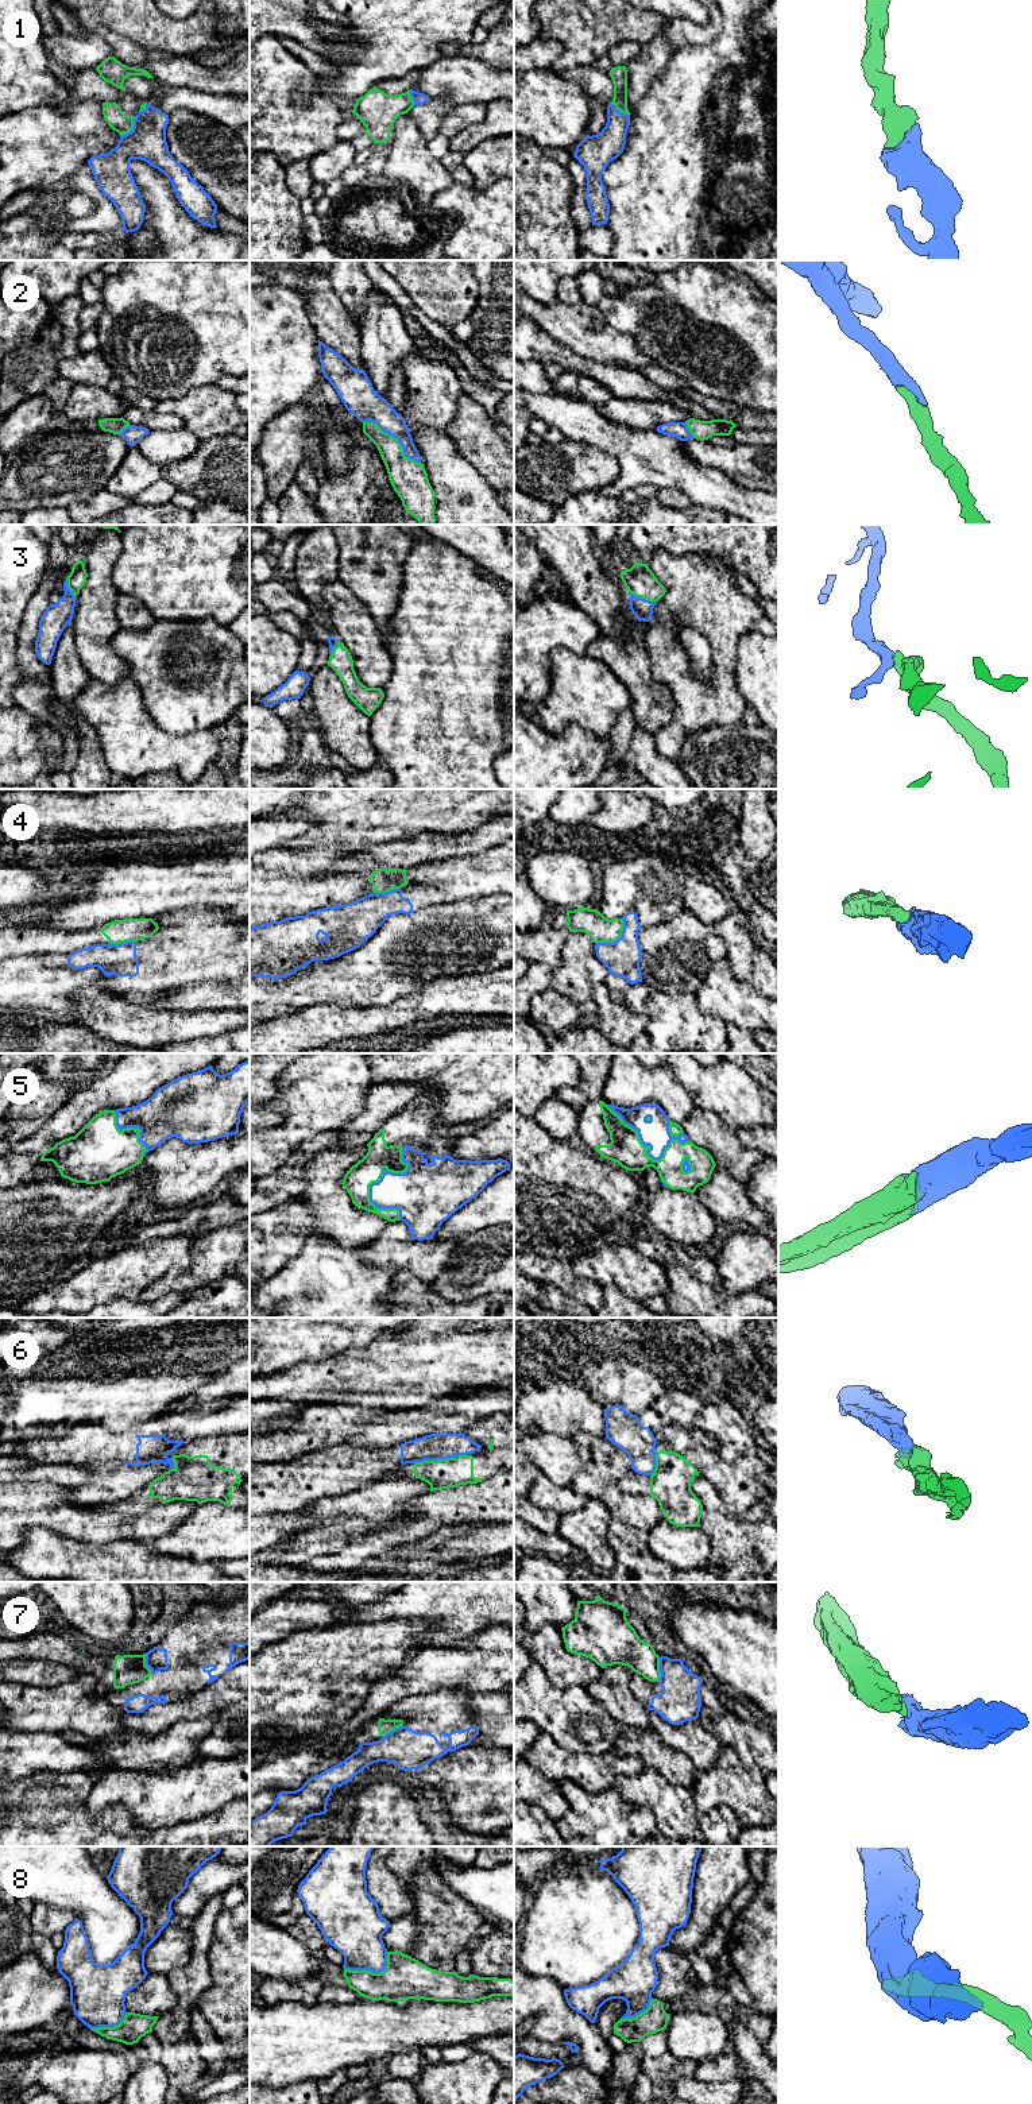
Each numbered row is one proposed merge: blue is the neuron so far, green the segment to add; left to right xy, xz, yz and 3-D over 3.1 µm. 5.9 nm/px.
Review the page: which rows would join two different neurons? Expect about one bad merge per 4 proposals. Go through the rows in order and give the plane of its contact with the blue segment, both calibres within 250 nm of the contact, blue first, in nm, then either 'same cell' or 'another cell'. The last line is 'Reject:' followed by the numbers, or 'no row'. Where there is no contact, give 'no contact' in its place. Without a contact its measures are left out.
1: meets blue in xy; 220 nm thick on the blue side, 120 nm on the other; same cell
2: meets blue in xz; 190 nm thick on the blue side, 200 nm on the other; same cell
3: meets blue in yz; 120 nm thick on the blue side, 180 nm on the other; same cell
4: meets blue in yz; 220 nm thick on the blue side, 160 nm on the other; another cell
5: meets blue in yz; 160 nm thick on the blue side, 200 nm on the other; same cell
6: meets blue in xz; 160 nm thick on the blue side, 180 nm on the other; another cell
7: meets blue in yz; 240 nm thick on the blue side, 200 nm on the other; another cell
8: meets blue in xz; 300 nm thick on the blue side, 260 nm on the other; another cell
Reject: 4, 6, 7, 8

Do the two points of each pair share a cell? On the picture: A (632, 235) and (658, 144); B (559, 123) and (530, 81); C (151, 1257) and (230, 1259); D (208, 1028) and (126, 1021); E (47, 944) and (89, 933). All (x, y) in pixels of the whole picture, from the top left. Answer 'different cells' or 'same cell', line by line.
A: same cell
B: same cell
C: different cells
D: same cell
E: same cell

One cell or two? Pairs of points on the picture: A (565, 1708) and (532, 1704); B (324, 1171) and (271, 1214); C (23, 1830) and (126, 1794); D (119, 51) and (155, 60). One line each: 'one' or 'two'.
A: one
B: two
C: two
D: one

